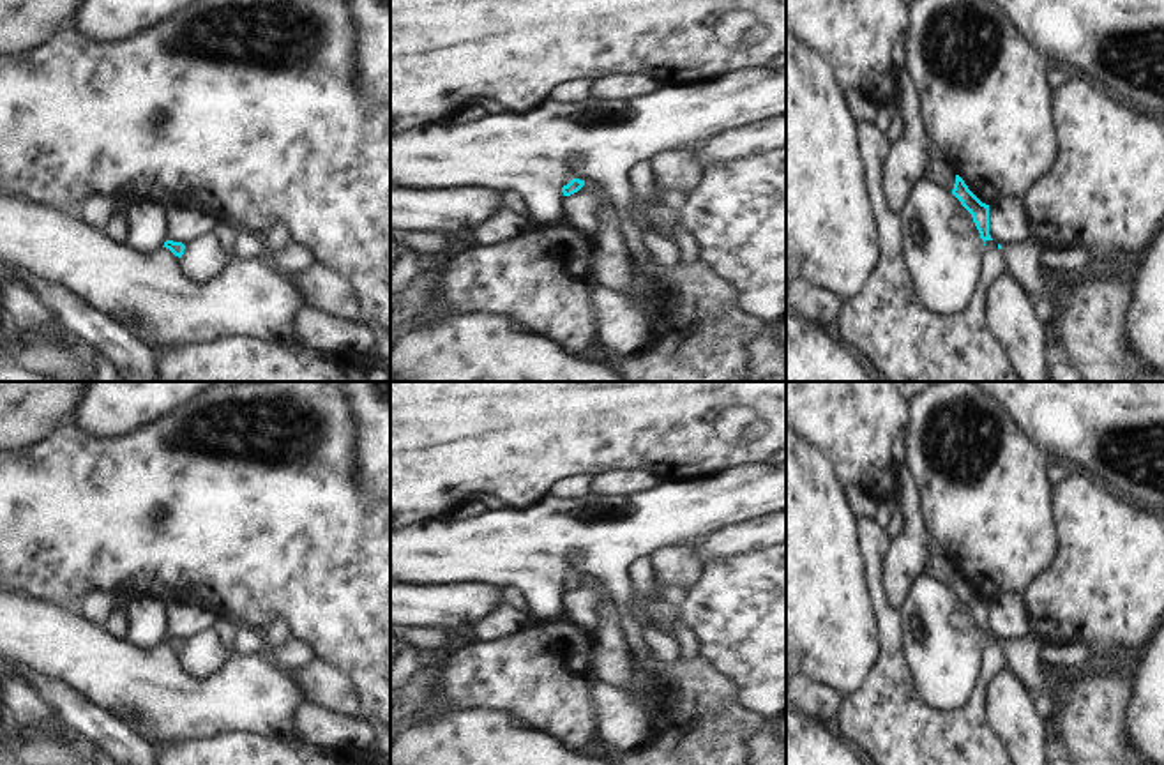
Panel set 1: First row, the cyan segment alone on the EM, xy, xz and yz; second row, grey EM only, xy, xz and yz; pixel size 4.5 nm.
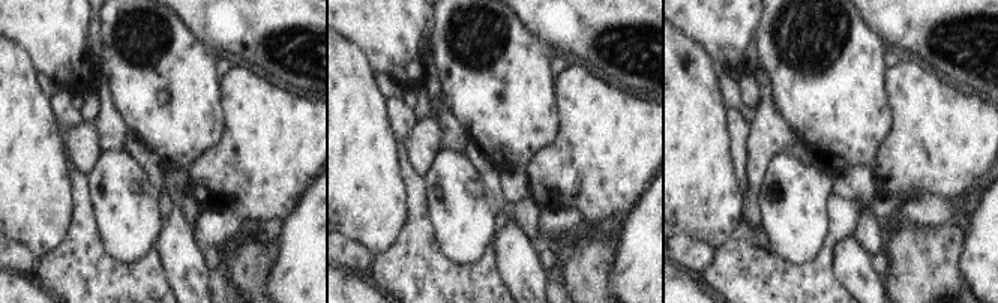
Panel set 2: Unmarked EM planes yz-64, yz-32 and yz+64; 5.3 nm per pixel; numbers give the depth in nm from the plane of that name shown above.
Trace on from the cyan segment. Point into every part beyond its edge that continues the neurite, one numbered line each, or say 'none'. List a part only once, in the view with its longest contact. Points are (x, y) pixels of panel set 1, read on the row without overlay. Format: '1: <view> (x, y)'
none

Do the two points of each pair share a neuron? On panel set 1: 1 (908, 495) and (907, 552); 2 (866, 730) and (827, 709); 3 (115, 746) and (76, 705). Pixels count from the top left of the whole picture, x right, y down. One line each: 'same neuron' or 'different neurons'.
1: same neuron
2: different neurons
3: same neuron

